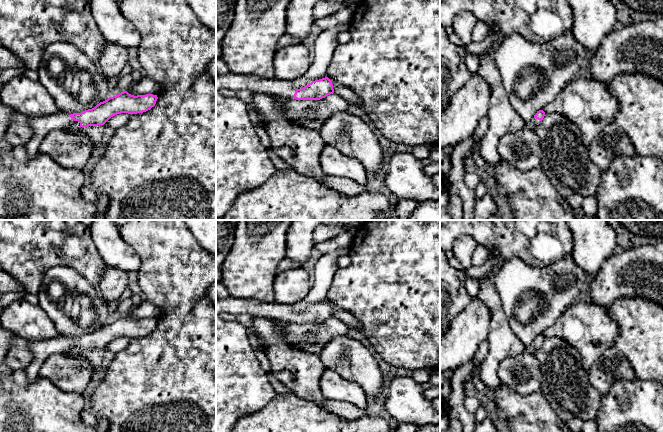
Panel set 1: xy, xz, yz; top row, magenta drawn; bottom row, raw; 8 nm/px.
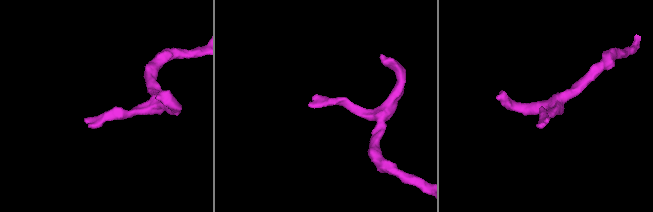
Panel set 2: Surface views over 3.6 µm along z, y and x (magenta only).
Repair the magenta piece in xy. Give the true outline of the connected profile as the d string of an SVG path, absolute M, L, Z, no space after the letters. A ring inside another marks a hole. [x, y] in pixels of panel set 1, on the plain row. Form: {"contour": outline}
{"contour": "M123 315L81 337L68 338L59 335L52 339L26 340L33 355L33 360L25 369L28 381L33 382L38 377L41 366L53 354L104 349L117 338L146 336L155 330L157 323L157 319L153 318L134 320Z"}

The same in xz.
{"contour": "M253 298L218 299L216 301L216 315L249 314L252 317L263 317L285 323L320 324L333 318L333 308L328 301L312 305L307 310L296 313L290 305L273 302L261 302Z"}

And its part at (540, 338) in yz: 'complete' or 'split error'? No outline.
split error

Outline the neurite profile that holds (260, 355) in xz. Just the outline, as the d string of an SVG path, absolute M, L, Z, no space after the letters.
M247 331L247 335L249 338L249 342L252 346L252 349L254 351L254 354L255 354L257 360L259 361L262 369L266 372L270 372L271 366L270 366L269 359L268 359L267 355L259 349L258 339L256 338L255 335L249 333L248 331Z

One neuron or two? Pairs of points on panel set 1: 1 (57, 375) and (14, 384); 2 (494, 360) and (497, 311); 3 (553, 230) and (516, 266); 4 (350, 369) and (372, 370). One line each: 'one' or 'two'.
1: two
2: one
3: two
4: one

